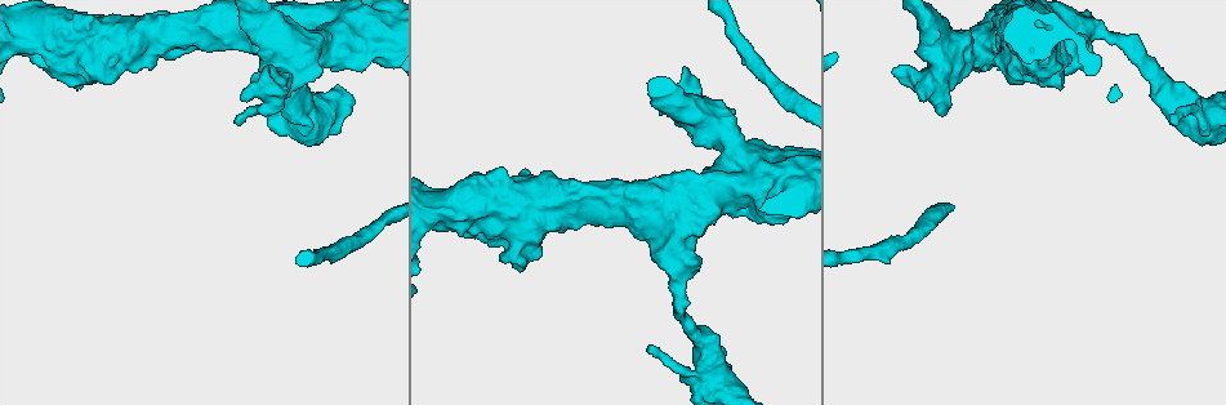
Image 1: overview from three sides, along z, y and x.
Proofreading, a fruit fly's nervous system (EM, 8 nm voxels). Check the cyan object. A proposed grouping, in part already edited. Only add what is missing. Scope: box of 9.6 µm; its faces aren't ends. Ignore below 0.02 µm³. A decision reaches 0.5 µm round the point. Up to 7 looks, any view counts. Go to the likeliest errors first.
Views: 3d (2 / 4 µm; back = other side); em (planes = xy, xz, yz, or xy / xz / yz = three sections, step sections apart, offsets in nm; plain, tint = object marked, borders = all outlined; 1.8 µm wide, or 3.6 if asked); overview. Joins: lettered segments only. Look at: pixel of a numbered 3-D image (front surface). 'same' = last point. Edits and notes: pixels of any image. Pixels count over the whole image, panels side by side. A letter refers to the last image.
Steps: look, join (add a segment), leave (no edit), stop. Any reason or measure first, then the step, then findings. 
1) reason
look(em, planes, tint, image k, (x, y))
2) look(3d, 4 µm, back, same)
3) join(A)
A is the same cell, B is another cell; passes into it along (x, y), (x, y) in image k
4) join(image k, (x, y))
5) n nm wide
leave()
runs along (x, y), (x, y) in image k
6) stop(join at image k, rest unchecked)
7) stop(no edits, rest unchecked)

look(em, yz, step 4, borders, image 1, (1172, 123))

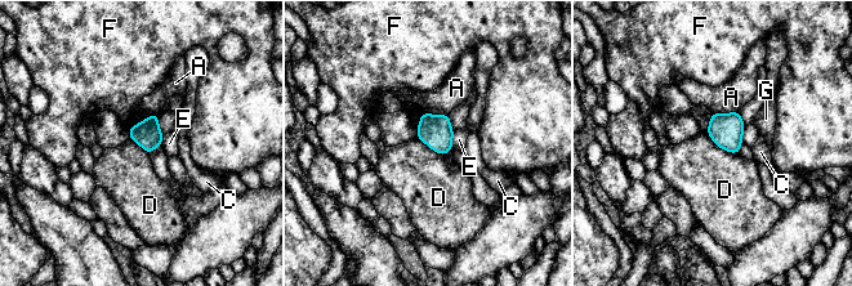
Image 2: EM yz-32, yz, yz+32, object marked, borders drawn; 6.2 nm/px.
look(em, planes, borders, same)

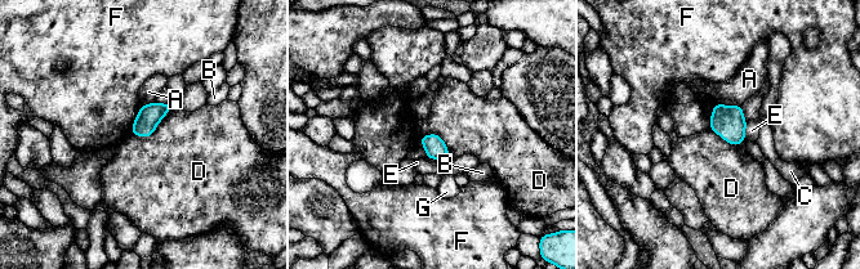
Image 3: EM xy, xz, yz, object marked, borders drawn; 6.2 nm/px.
130 nm wide
leave()
A, B, C, D, E, F and G are other cells; none of them fits

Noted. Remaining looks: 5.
thick turns thin
look(3d, 4 µm, image 1, (1033, 37))

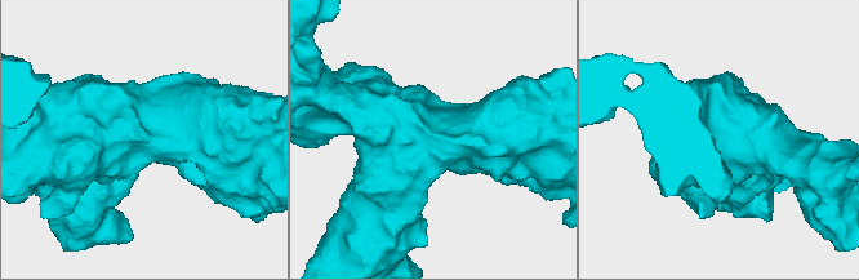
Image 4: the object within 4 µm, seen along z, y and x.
now the EM
look(em, 3.6 µm, xz, step 8, tint, image 4, (155, 135))

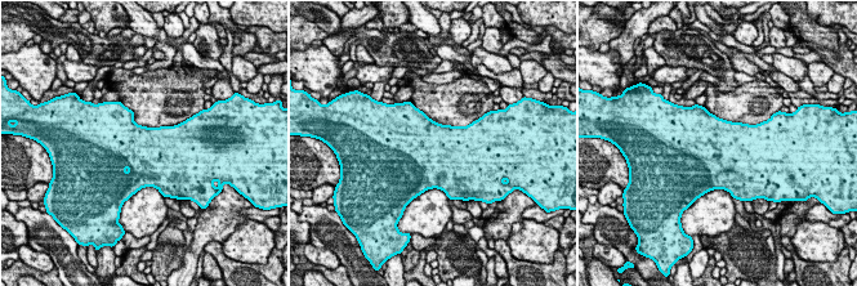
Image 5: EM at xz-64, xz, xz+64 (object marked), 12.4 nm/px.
look(em, 3.6 µm, planes, borders, same)

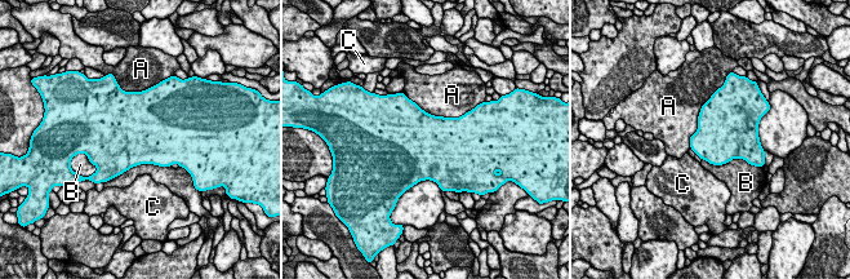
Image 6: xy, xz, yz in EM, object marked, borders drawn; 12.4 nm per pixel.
A touches over 800 nm
leave()
A, B and C are other cells; border along (405, 96), (434, 115), (464, 114) in image 6; none of them fits

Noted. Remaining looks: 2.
stop(no edits, rest unchecked)

